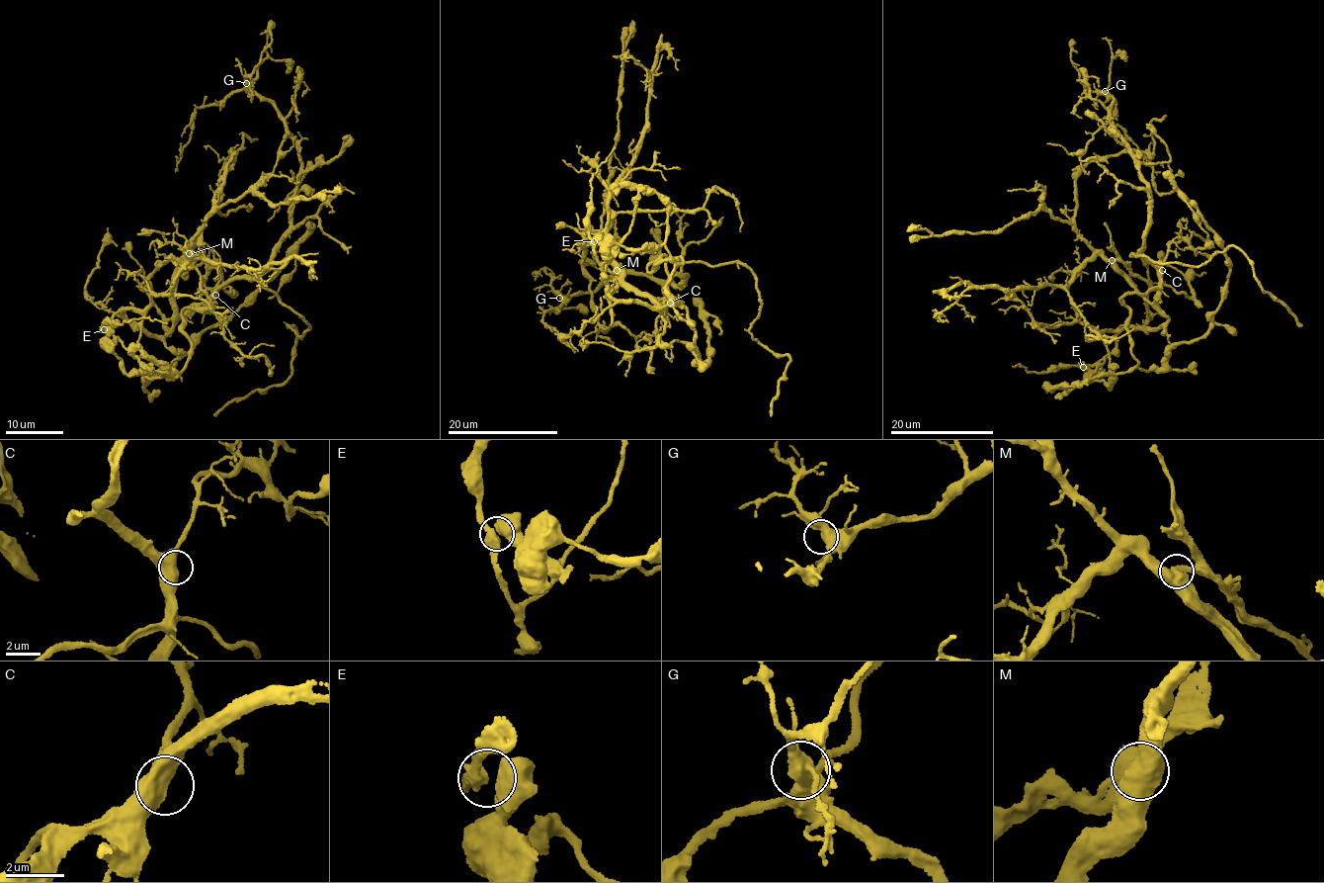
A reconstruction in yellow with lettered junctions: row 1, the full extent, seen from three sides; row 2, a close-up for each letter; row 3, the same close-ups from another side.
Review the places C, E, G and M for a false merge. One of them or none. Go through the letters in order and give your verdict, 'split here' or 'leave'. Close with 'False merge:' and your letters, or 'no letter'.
C: leave
E: leave
G: leave
M: split here
False merge: M

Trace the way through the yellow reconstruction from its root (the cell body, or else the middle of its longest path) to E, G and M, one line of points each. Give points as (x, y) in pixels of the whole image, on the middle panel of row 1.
E: (668, 299), (657, 303), (660, 310), (611, 295), (601, 278), (594, 241)
G: (668, 299), (668, 282), (684, 276), (674, 288), (634, 273), (619, 275), (592, 293), (559, 298)
M: (668, 299), (660, 303), (635, 291), (617, 269)

